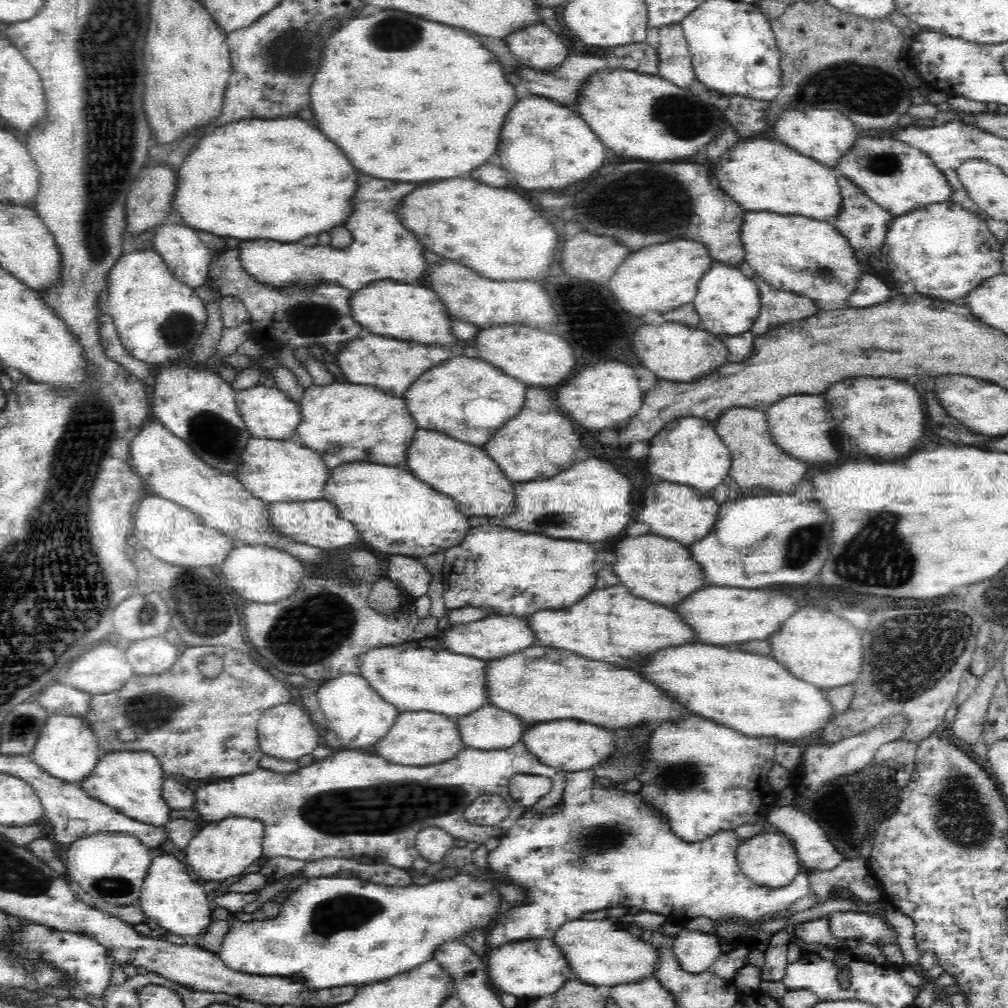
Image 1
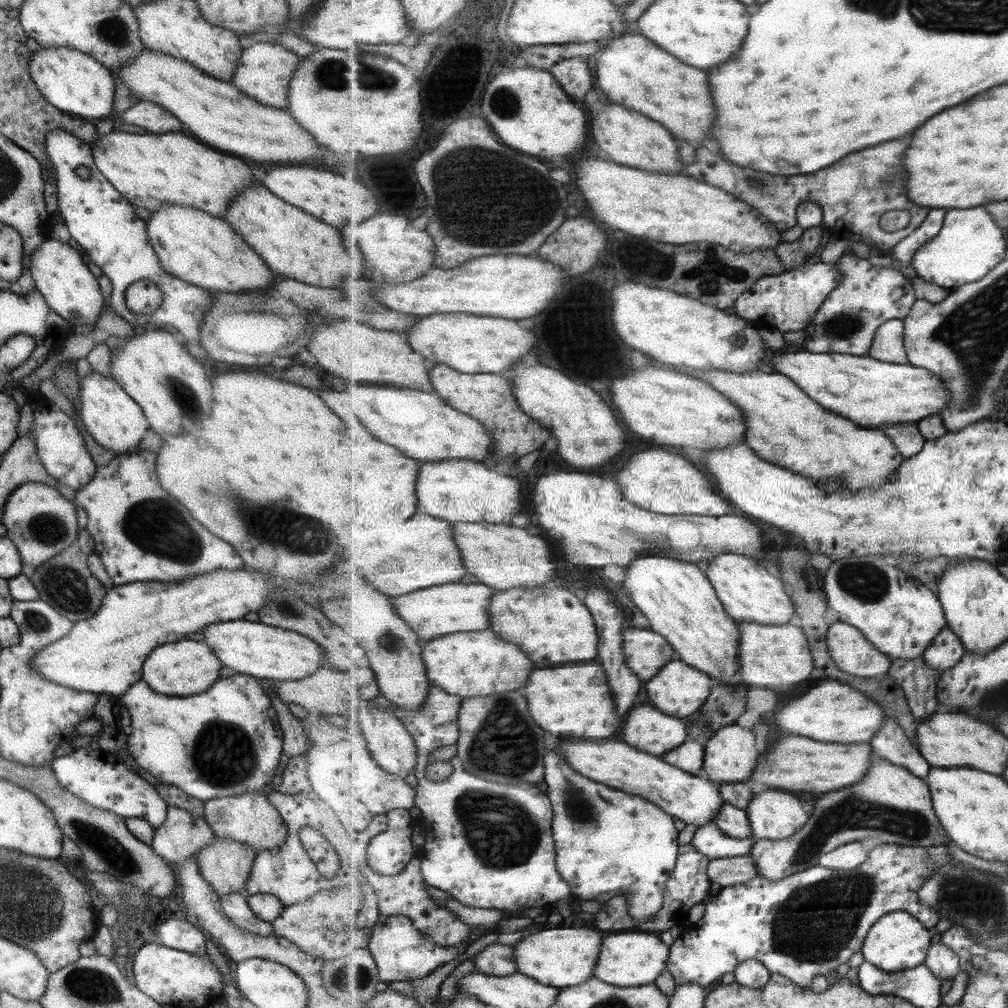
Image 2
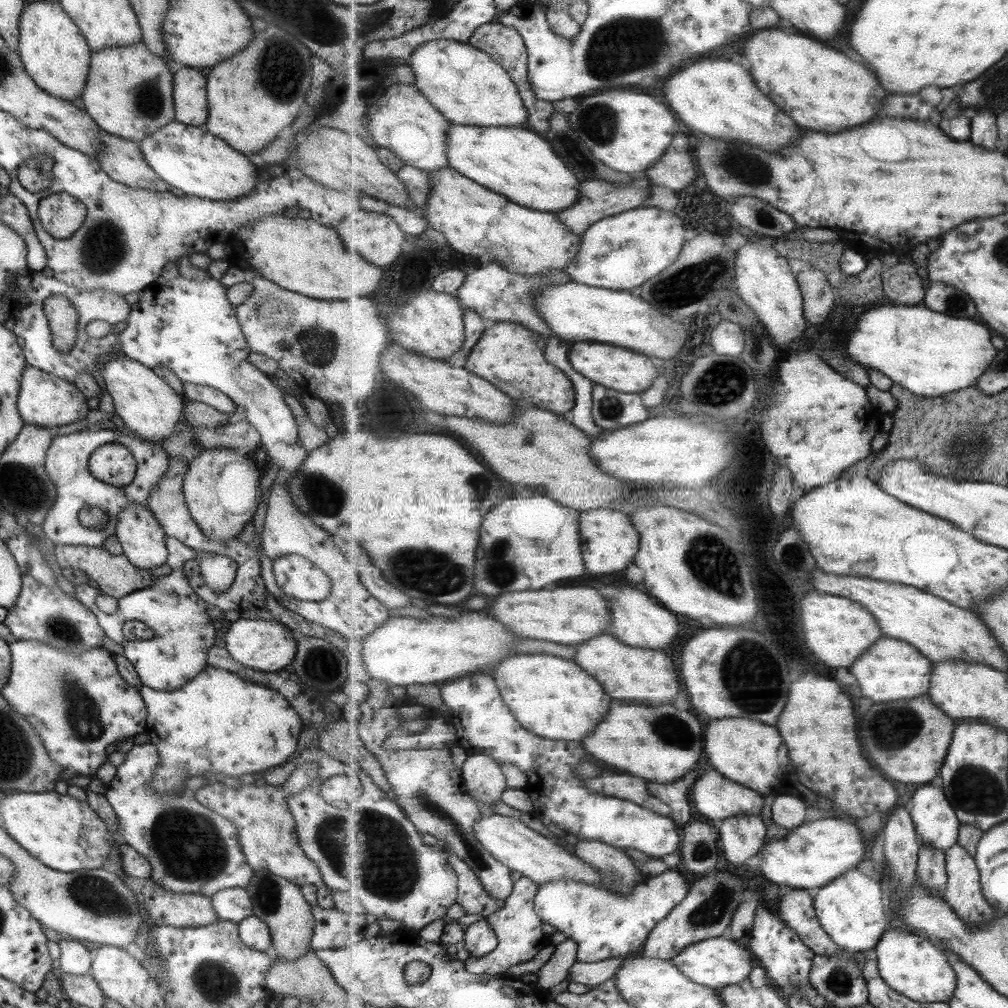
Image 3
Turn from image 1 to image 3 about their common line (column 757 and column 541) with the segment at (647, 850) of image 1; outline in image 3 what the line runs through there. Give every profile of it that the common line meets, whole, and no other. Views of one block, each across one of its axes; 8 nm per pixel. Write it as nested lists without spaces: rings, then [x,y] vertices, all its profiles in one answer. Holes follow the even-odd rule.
[[[674,868],[668,869],[656,877],[648,878],[639,885],[639,888],[636,888],[633,894],[622,895],[597,886],[591,886],[584,881],[560,879],[541,886],[536,900],[536,910],[546,924],[551,924],[558,931],[564,932],[568,938],[572,938],[578,943],[580,962],[604,962],[604,960],[610,958],[627,960],[638,953],[642,953],[651,932],[664,919],[667,919],[672,911],[686,901],[692,886],[684,876],[680,875],[679,869]]]

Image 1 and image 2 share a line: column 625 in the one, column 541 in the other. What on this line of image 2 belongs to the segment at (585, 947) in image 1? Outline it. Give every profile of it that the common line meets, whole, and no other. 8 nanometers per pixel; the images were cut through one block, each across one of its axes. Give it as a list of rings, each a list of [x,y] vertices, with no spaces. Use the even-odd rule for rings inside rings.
[[[554,928],[524,937],[515,947],[520,973],[536,978],[542,984],[565,989],[584,984],[594,978],[604,936],[592,928]]]

